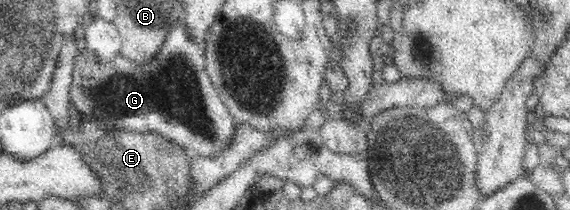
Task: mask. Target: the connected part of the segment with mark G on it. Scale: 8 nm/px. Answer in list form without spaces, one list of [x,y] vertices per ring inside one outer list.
[[[180,18],[171,28],[158,54],[150,60],[136,61],[119,54],[109,64],[86,63],[84,54],[77,53],[70,85],[71,102],[82,115],[97,115],[106,126],[125,127],[126,130],[153,132],[178,142],[193,156],[206,160],[217,157],[236,141],[238,123],[222,102],[206,70],[204,44],[194,39],[188,22]]]

